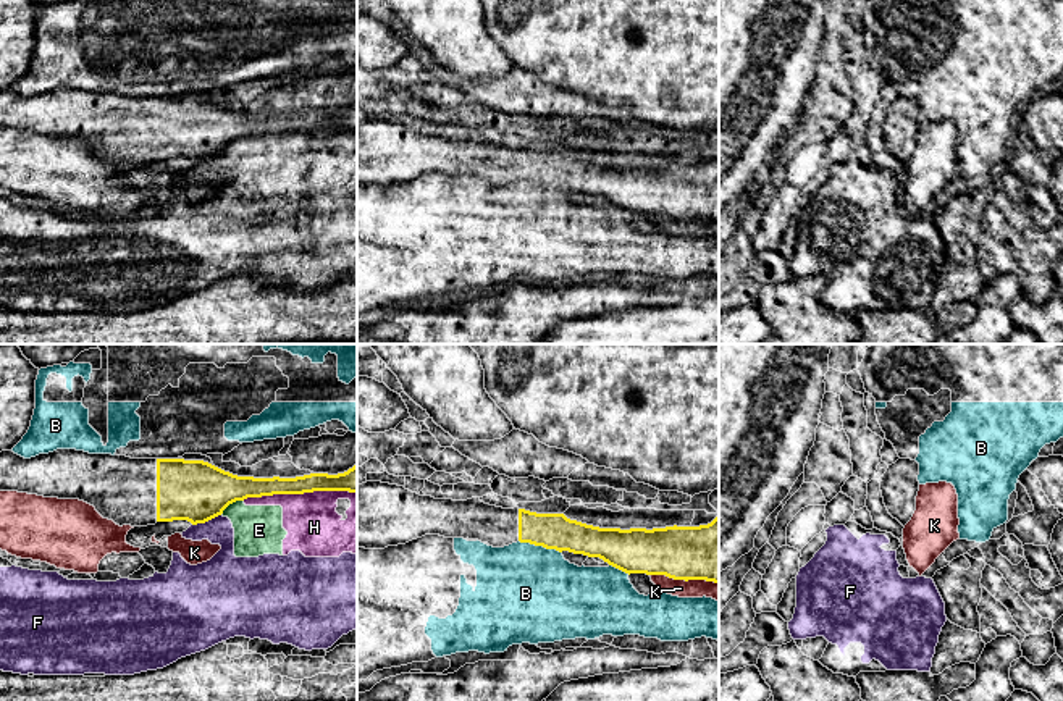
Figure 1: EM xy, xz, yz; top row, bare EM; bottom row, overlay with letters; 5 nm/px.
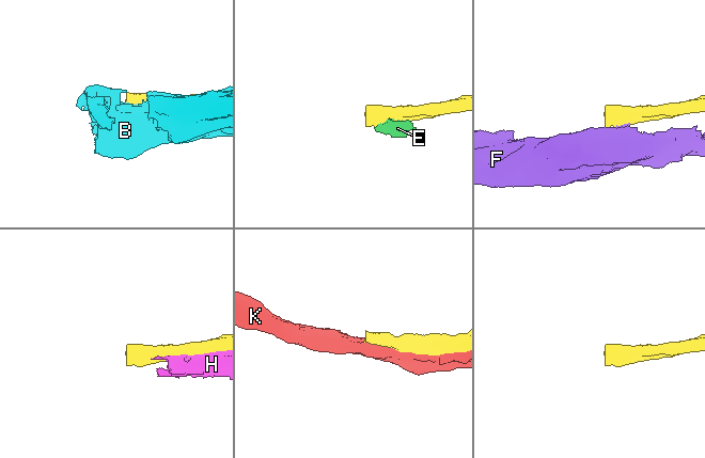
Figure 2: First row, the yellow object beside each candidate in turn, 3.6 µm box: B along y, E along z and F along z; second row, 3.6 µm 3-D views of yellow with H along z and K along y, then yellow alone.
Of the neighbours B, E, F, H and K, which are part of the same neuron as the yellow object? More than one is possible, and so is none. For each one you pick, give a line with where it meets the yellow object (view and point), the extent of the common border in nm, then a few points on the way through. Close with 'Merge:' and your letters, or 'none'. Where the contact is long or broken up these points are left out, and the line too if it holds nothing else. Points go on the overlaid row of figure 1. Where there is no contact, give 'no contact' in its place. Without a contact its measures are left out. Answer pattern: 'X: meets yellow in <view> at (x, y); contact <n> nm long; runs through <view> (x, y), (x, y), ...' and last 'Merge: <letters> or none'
Merge: none

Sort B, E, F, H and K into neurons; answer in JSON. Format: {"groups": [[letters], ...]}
{"groups": [["B"], ["E", "F", "H"], ["K"]]}

